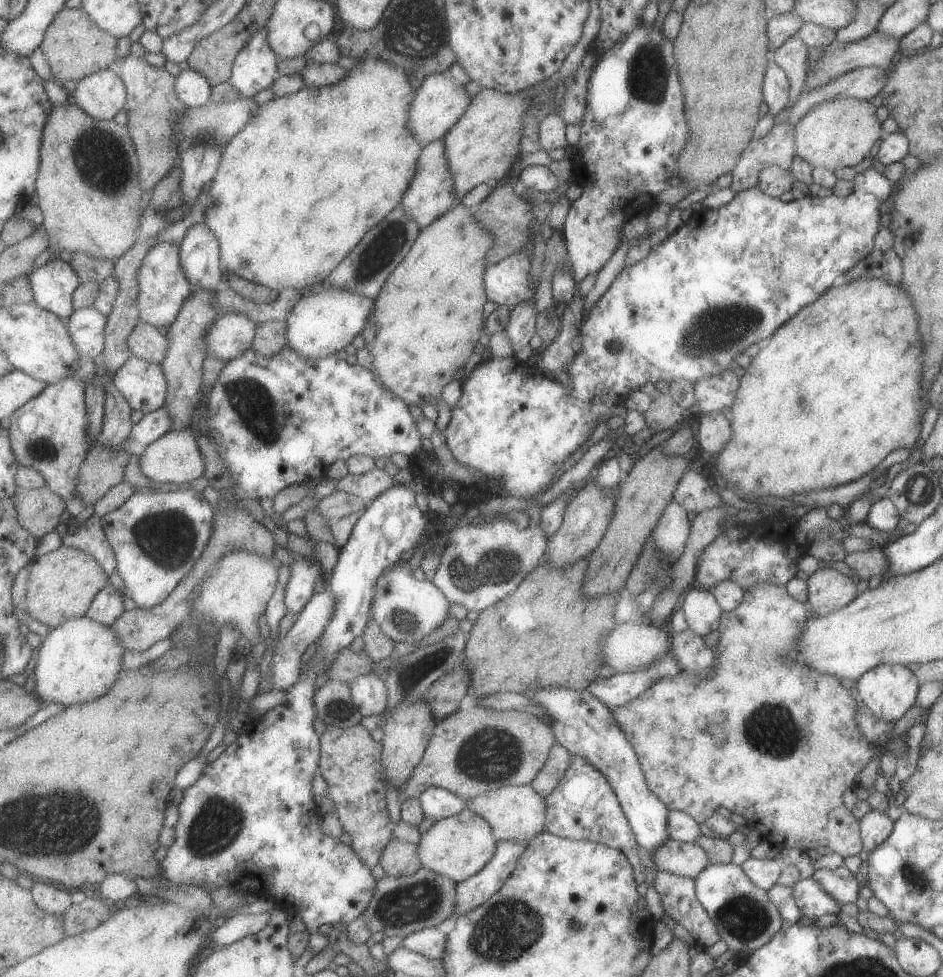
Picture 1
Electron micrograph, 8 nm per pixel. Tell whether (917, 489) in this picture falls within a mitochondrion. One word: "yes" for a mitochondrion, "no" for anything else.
yes

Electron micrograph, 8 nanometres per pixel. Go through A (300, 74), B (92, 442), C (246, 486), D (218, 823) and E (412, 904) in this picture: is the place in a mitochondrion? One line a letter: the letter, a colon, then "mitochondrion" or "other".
A: other
B: other
C: other
D: mitochondrion
E: mitochondrion

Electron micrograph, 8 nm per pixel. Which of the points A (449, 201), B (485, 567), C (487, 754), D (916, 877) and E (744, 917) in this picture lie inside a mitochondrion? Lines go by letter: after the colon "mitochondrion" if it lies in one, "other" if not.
A: other
B: mitochondrion
C: mitochondrion
D: mitochondrion
E: mitochondrion

